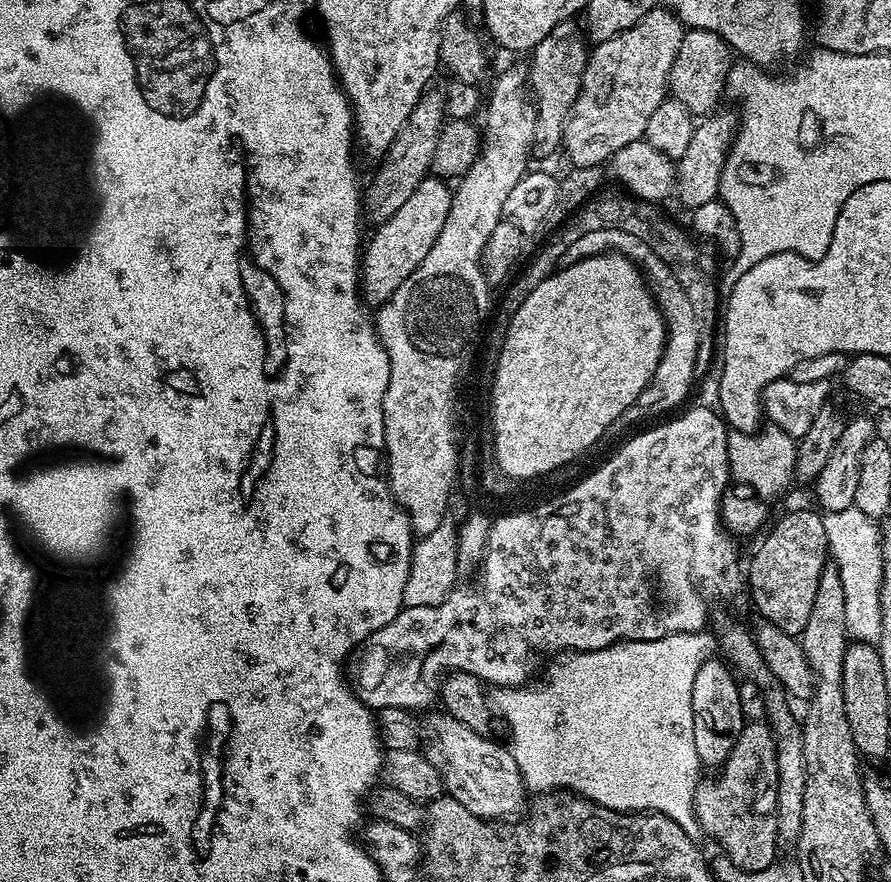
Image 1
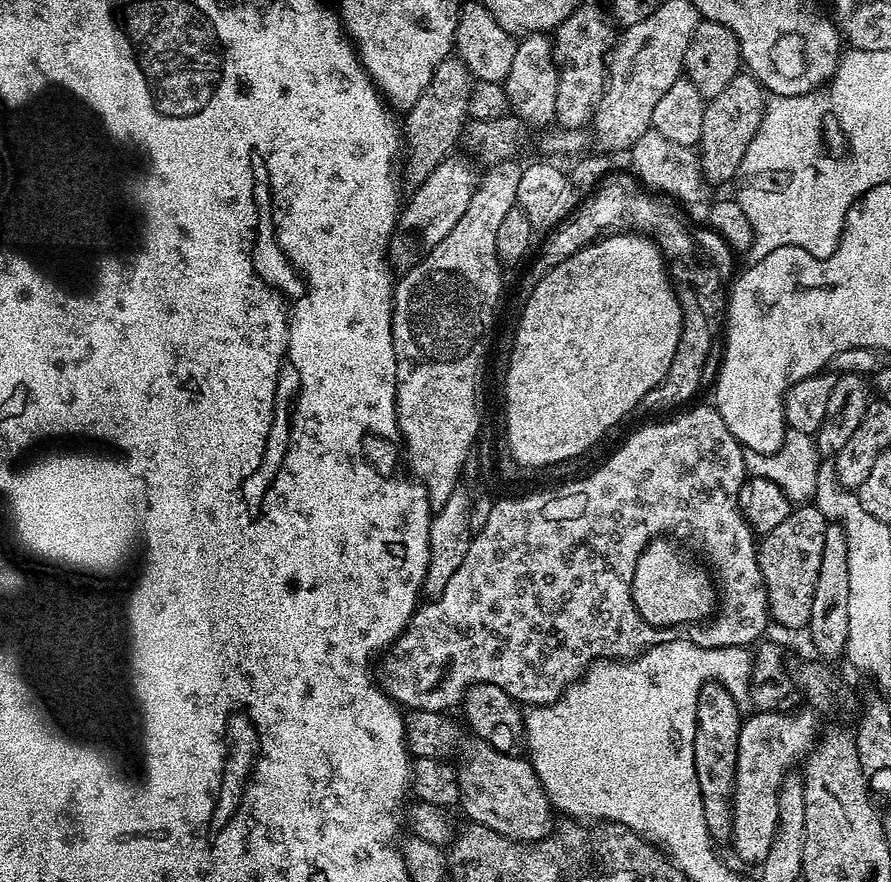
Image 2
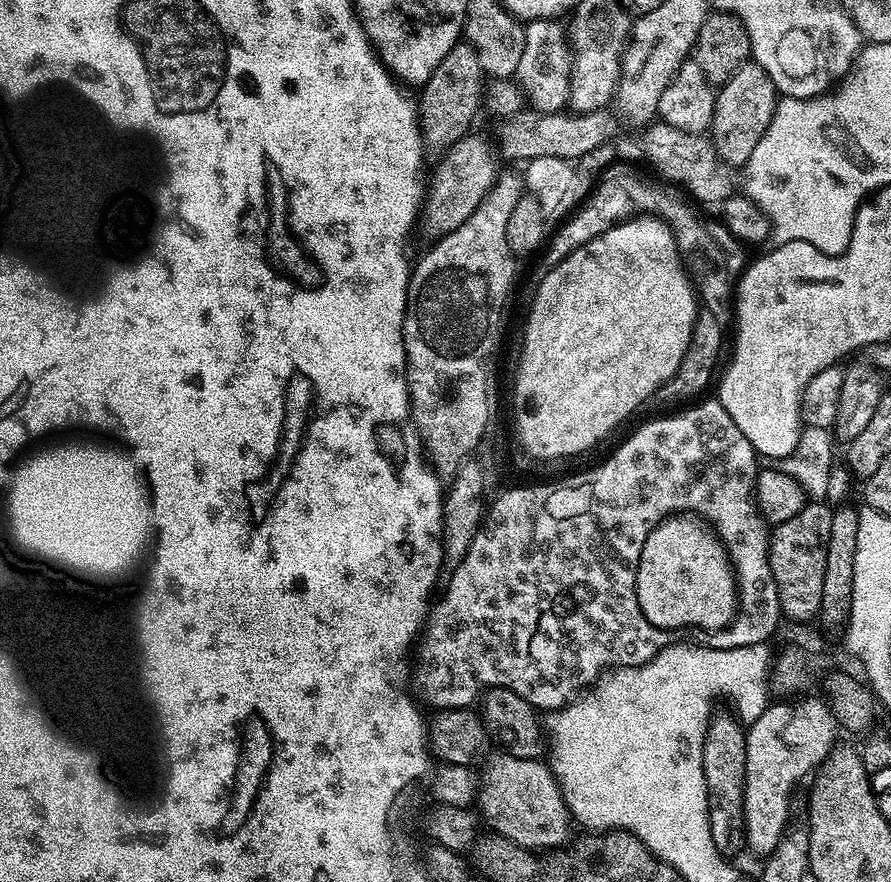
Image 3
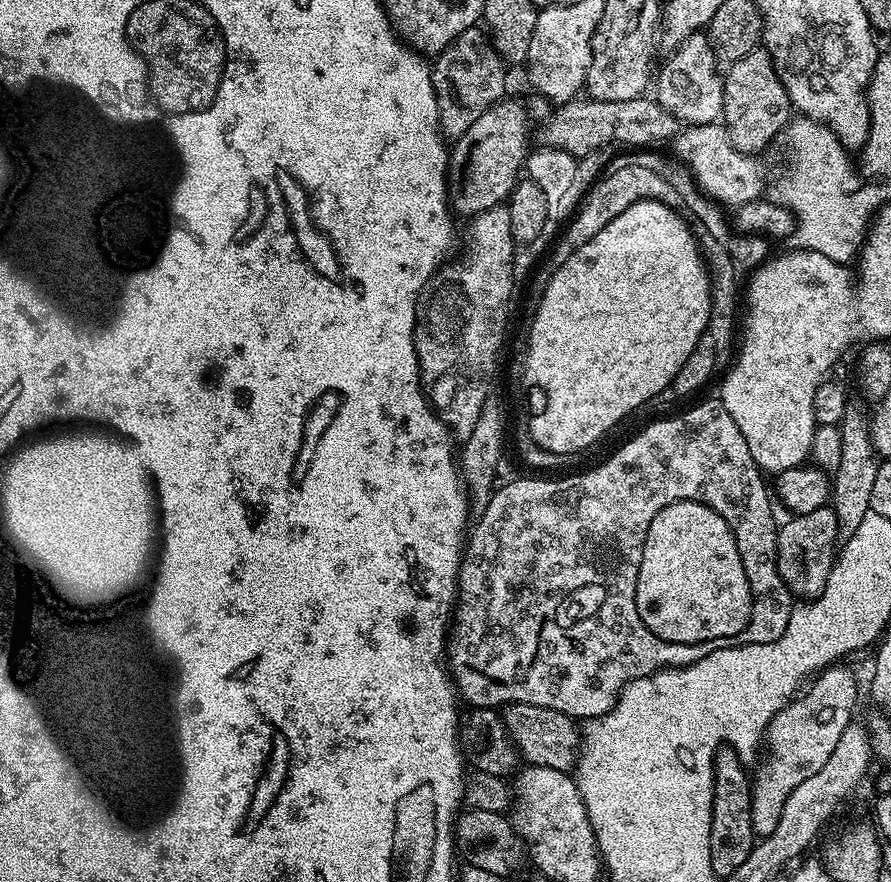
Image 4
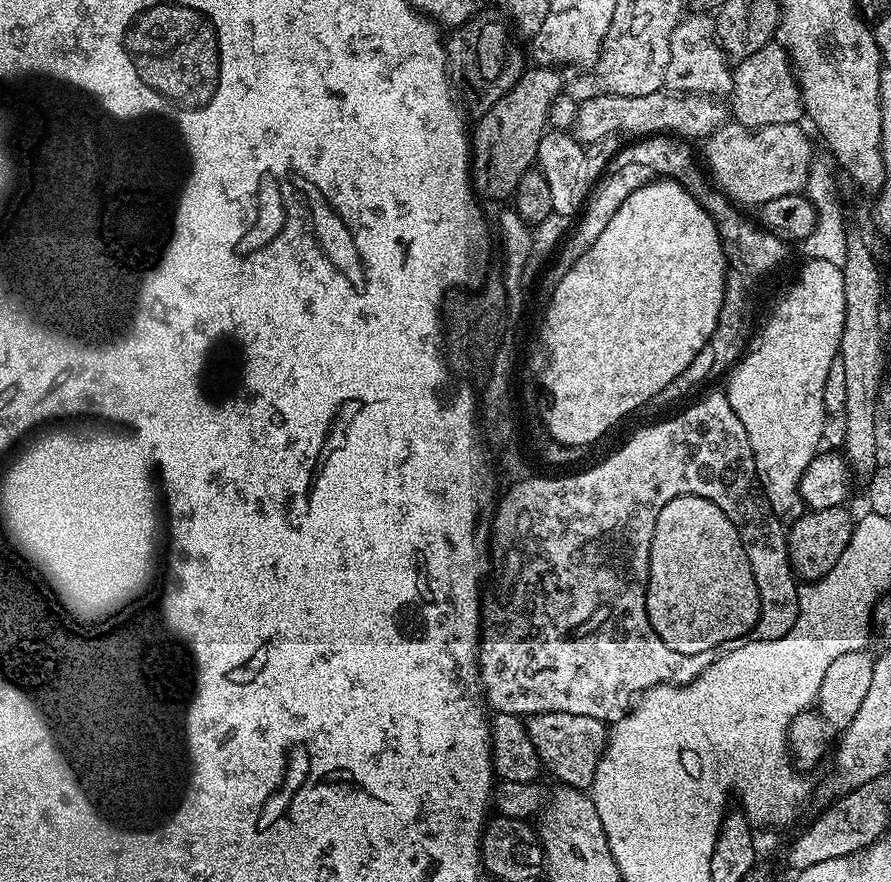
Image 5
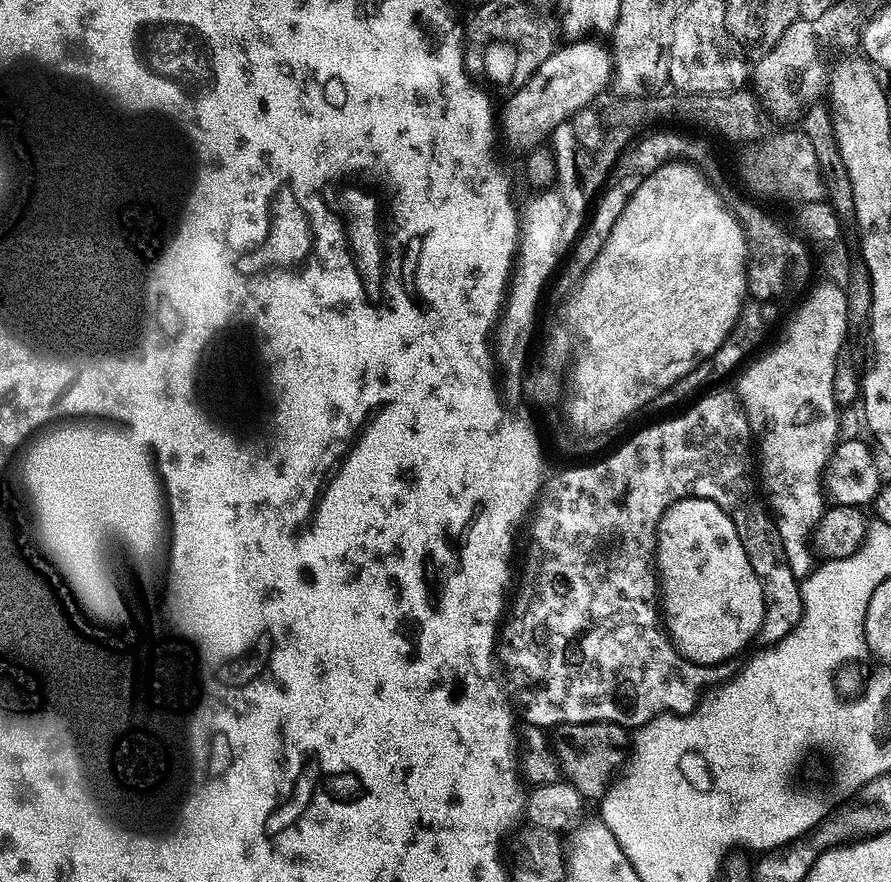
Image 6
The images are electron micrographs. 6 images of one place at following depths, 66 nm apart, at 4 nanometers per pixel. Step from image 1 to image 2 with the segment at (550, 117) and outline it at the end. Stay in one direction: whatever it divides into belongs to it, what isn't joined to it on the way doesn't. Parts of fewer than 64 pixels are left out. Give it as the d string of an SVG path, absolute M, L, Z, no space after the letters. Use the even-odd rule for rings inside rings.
M581 2L566 18L555 28L554 39L552 40L552 54L556 58L560 70L560 89L556 99L556 116L559 123L566 128L579 128L587 125L587 120L593 117L600 99L604 97L604 81L606 79L606 61L614 47L614 32L612 36L613 21L609 13L603 7L596 4Z

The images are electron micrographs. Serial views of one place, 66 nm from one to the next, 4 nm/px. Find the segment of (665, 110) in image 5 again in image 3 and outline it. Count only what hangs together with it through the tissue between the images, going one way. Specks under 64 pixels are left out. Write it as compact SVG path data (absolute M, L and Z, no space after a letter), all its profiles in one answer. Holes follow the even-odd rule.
M523 110L516 116L505 119L500 130L498 152L508 160L527 162L534 158L562 158L577 161L582 154L590 154L598 146L615 141L616 116L612 110L599 112L541 112Z

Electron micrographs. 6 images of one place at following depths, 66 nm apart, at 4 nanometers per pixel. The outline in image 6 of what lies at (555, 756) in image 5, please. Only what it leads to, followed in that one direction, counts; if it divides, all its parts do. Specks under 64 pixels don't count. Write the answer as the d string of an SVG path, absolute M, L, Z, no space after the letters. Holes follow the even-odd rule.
M578 722L557 724L551 729L550 743L552 753L560 763L561 777L578 789L585 801L596 802L607 790L614 773L625 763L630 736L622 724Z

